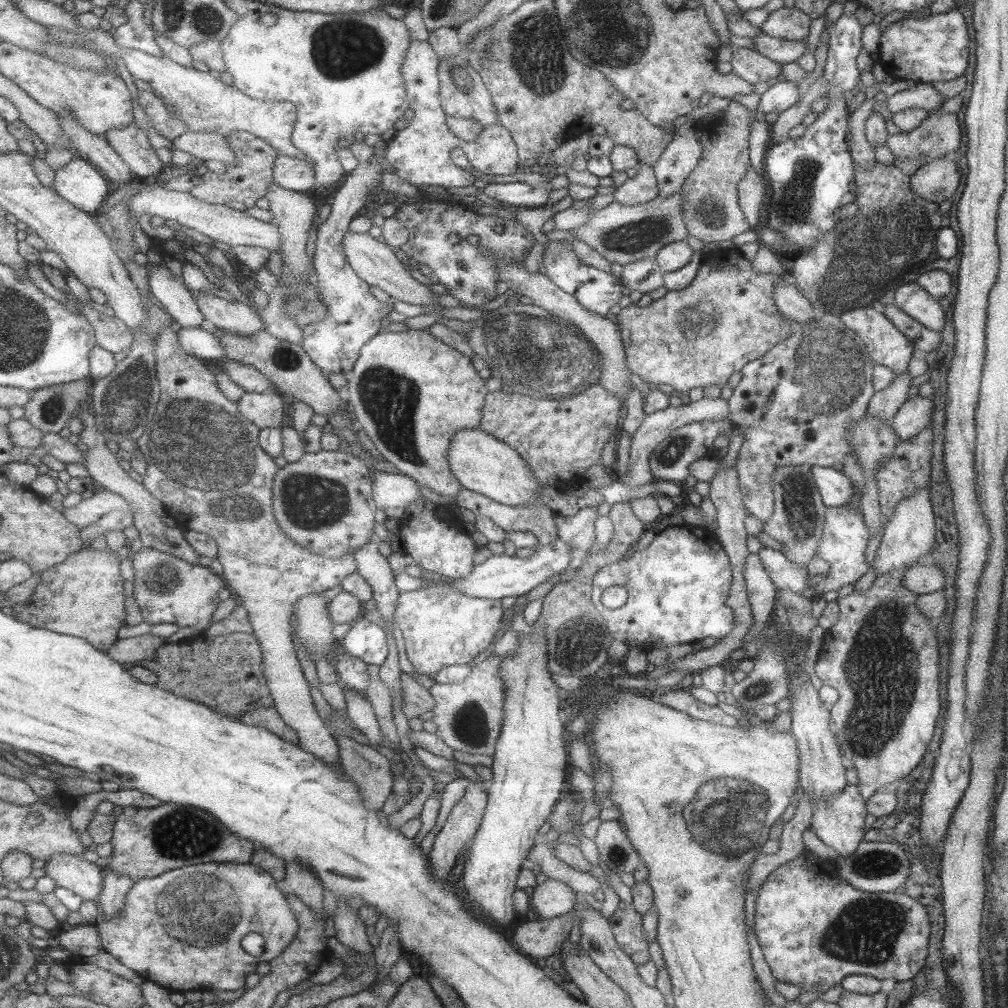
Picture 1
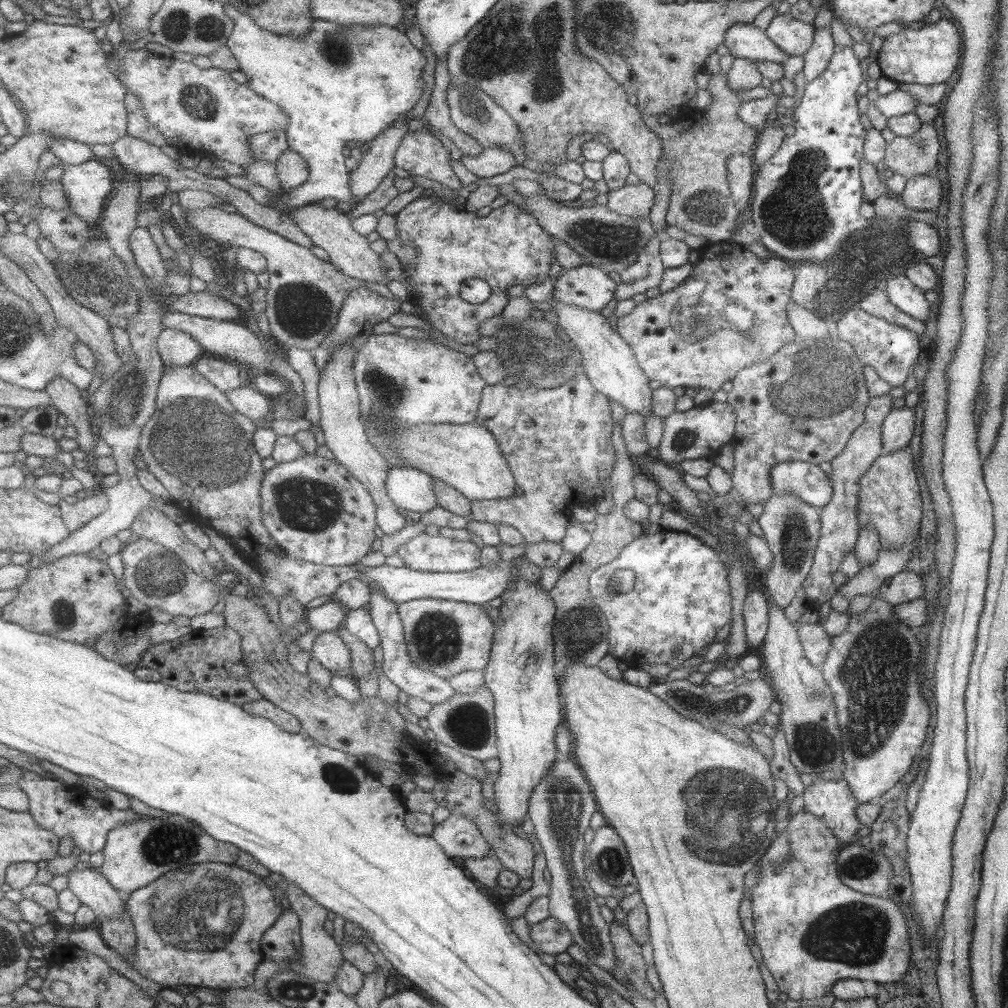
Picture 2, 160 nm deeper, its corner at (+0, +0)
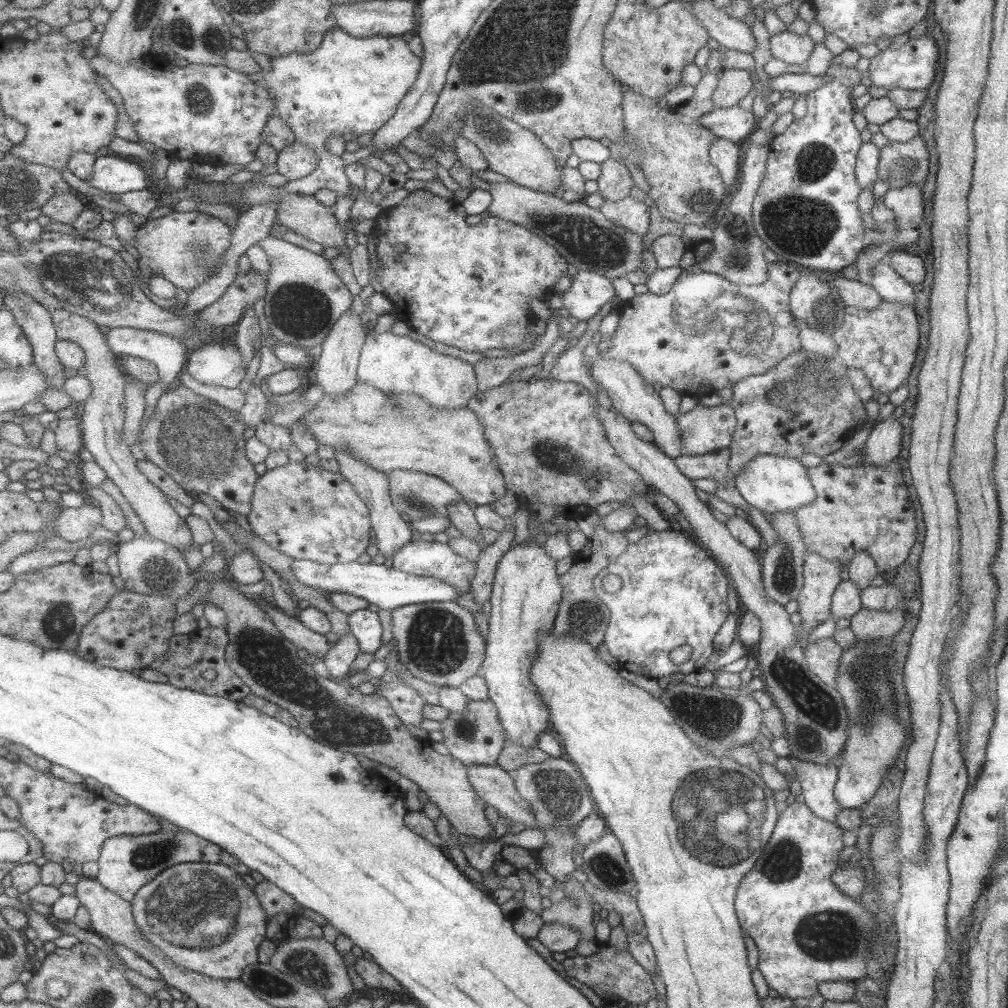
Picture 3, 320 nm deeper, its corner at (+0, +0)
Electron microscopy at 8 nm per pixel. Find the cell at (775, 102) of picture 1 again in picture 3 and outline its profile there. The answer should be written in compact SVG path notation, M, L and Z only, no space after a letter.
M738 105L719 107L707 111L698 118L698 123L716 138L739 145L744 144L757 122L758 118L752 112L743 111L743 108L739 108Z

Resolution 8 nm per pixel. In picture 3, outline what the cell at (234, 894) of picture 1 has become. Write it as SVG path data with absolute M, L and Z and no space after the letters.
M184 862L180 865L169 867L168 870L159 874L149 885L143 886L143 888L139 890L139 893L132 901L132 905L137 924L142 928L145 936L147 936L156 947L163 949L165 954L169 955L169 958L172 958L180 965L189 967L191 970L209 975L213 978L240 979L244 970L247 969L249 965L255 964L257 960L259 960L259 946L261 946L263 940L267 939L267 923L269 918L264 907L261 906L260 898L257 898L257 895L255 895L255 888L251 889L249 886L246 886L245 882L241 880L241 876L237 874L237 871L233 870L233 867L225 866L220 862Z

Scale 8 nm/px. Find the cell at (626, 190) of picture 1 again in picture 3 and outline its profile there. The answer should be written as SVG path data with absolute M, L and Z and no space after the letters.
M627 195L617 202L605 201L599 208L610 222L635 234L645 235L649 226L649 207Z

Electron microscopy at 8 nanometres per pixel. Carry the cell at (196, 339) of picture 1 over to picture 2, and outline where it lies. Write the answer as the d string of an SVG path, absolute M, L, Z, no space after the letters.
M165 329L161 332L157 350L166 368L195 364L199 358L208 353L191 335L176 329Z

